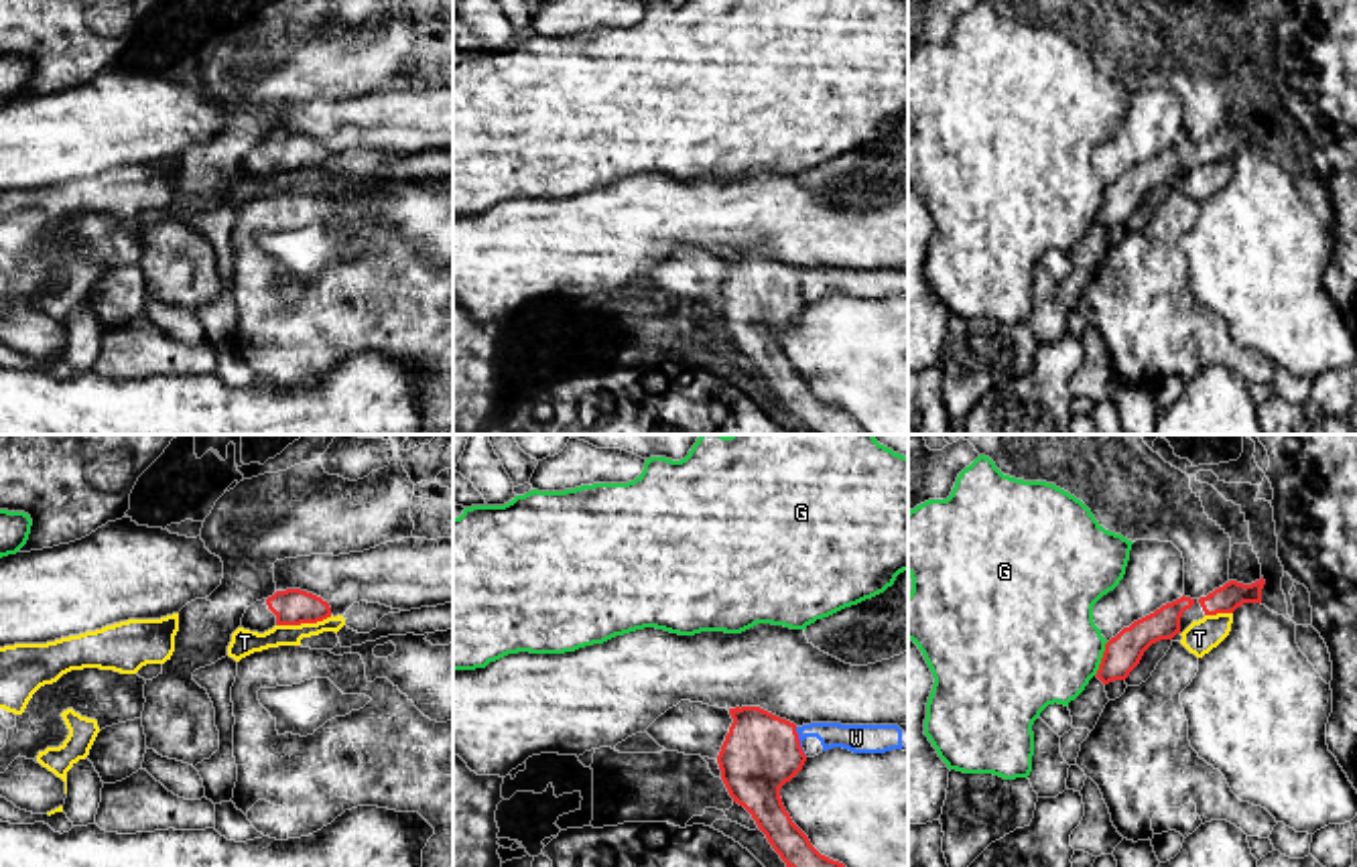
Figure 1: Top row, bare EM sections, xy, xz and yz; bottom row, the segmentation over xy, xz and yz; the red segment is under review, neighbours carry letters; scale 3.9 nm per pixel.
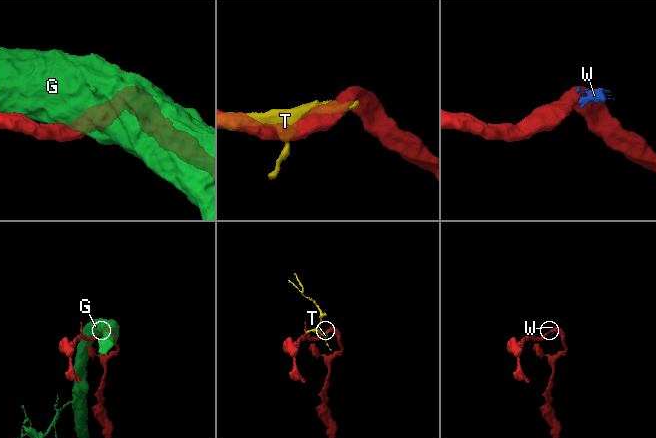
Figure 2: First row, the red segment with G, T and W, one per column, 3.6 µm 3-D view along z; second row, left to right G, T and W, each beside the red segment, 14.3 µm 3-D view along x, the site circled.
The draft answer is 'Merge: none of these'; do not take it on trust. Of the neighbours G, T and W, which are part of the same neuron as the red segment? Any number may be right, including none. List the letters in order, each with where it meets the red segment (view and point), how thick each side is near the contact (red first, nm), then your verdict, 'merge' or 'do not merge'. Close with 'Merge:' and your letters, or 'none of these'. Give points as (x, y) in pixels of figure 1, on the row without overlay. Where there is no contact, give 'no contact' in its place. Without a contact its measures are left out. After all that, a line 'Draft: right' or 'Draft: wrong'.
G: contact yz (1102, 204); calibres 150 and 460 nm; do not merge
T: contact xy (303, 167); calibres 140 and 110 nm; do not merge
W: contact xz (799, 287); calibres 300 and 110 nm; do not merge
Merge: none of these
Draft: right

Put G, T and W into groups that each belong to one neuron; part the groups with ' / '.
G / T W

